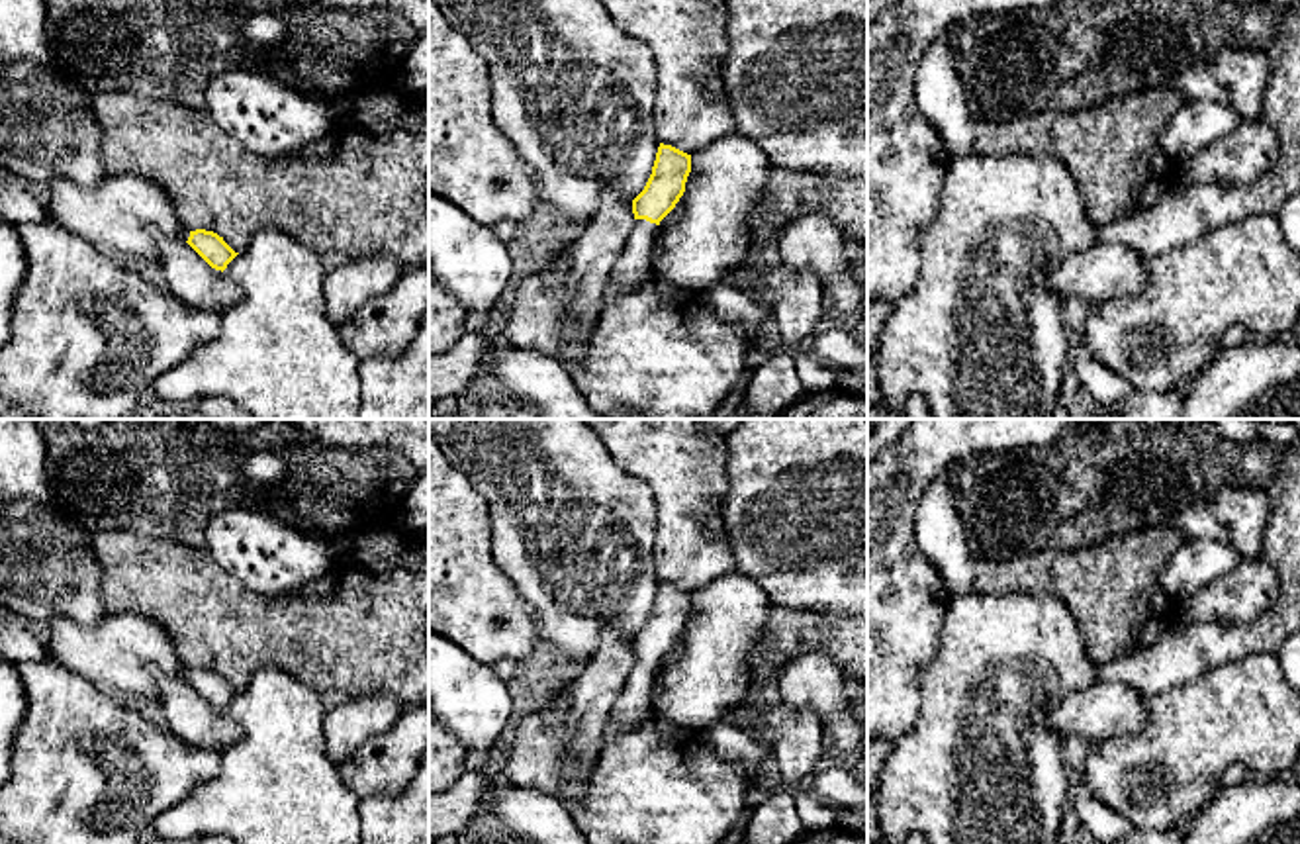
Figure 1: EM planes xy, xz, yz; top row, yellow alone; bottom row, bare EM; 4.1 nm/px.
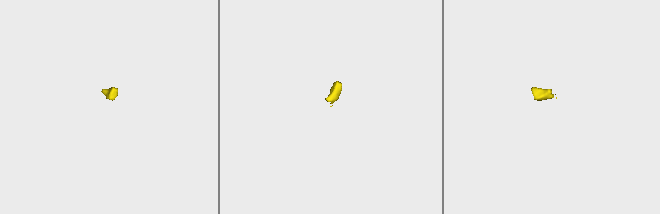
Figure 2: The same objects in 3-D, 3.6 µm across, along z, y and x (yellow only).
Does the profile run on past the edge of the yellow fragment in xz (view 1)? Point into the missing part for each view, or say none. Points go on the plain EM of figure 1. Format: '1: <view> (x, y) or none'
1: xz (635, 700)

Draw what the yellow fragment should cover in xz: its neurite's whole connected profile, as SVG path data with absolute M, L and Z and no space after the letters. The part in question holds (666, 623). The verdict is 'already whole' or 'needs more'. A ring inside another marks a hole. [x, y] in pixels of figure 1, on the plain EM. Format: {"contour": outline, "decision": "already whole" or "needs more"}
{"contour": "M660 582L652 613L632 638L634 666L619 691L611 723L630 727L654 711L652 693L660 660L675 646L691 611L691 593Z", "decision": "needs more"}

